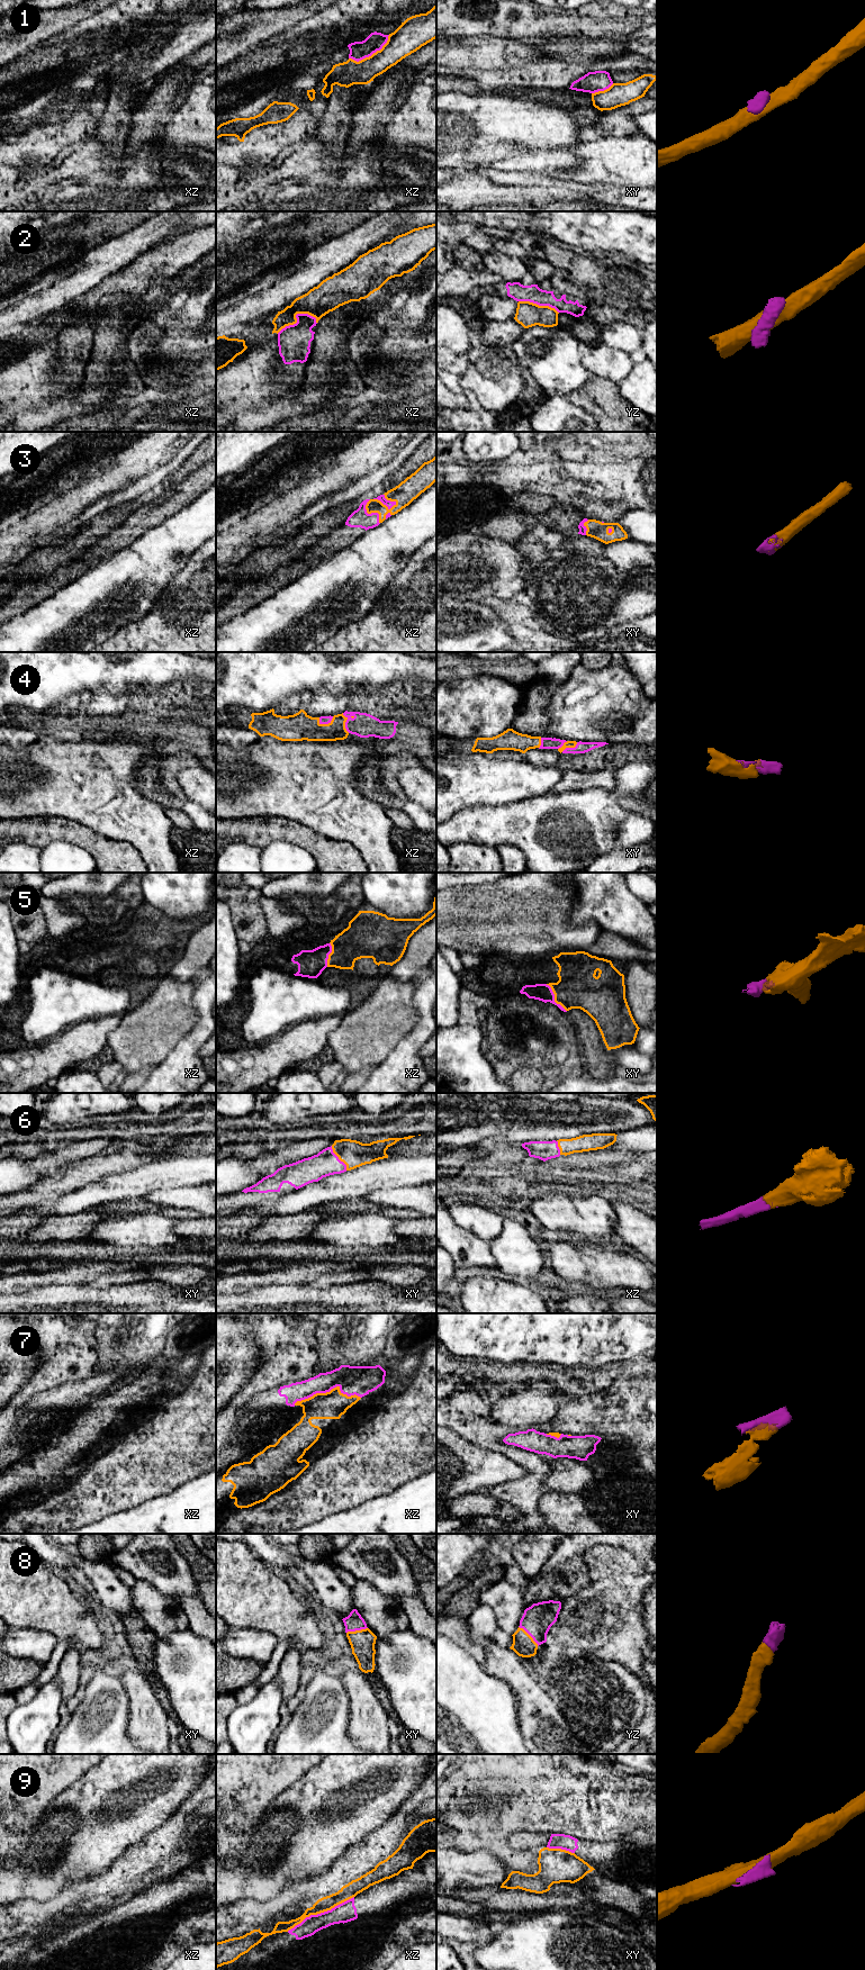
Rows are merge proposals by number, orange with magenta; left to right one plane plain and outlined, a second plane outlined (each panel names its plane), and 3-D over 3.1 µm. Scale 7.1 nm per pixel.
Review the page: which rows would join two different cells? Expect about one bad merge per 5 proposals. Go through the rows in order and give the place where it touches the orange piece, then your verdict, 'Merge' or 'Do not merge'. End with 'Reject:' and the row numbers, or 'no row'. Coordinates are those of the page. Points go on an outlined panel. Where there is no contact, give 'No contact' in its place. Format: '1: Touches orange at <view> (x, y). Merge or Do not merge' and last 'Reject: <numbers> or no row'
1: Touches orange at xz (372, 54). Do not merge
2: Touches orange at xz (296, 318). Do not merge
3: Touches orange at xz (385, 505). Merge
4: Touches orange at xz (326, 724). Merge
5: Touches orange at xy (555, 997). Merge
6: Touches orange at xy (339, 1158). Merge
7: Touches orange at xz (327, 1392). Merge
8: Touches orange at yz (529, 1635). Merge
9: Touches orange at xz (320, 1913). Do not merge
Reject: 1, 2, 9

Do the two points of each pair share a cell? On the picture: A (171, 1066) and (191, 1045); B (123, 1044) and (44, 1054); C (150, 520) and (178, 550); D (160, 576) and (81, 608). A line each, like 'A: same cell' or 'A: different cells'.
A: same cell
B: different cells
C: different cells
D: same cell

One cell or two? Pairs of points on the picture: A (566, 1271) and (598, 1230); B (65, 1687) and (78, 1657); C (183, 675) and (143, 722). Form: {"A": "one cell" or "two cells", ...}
{"A": "two cells", "B": "one cell", "C": "two cells"}

